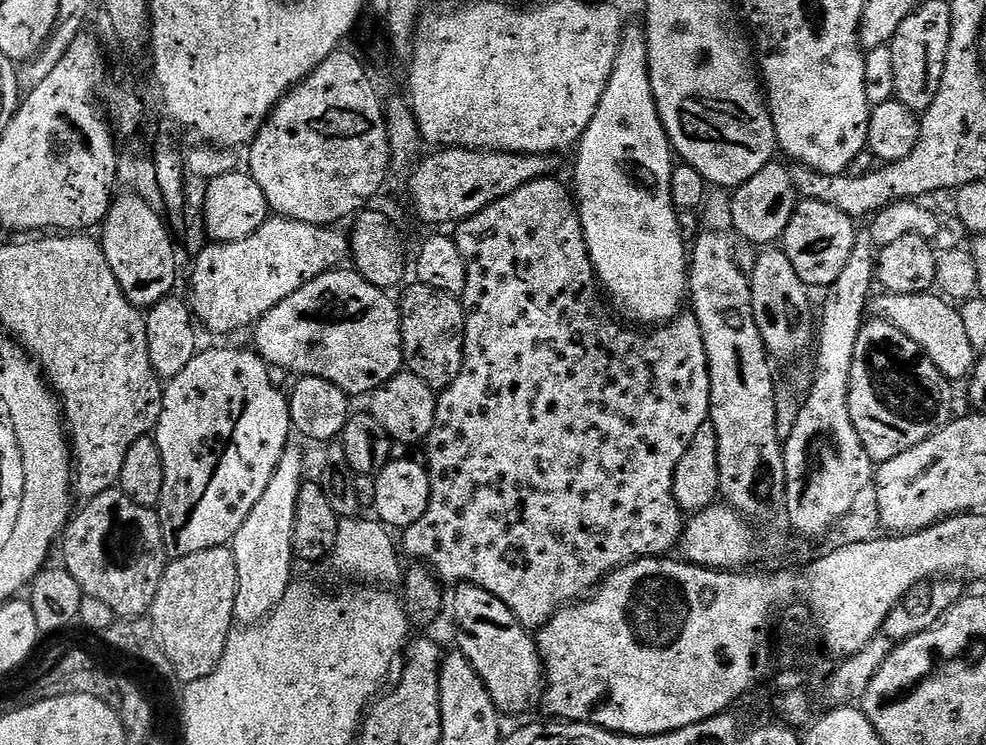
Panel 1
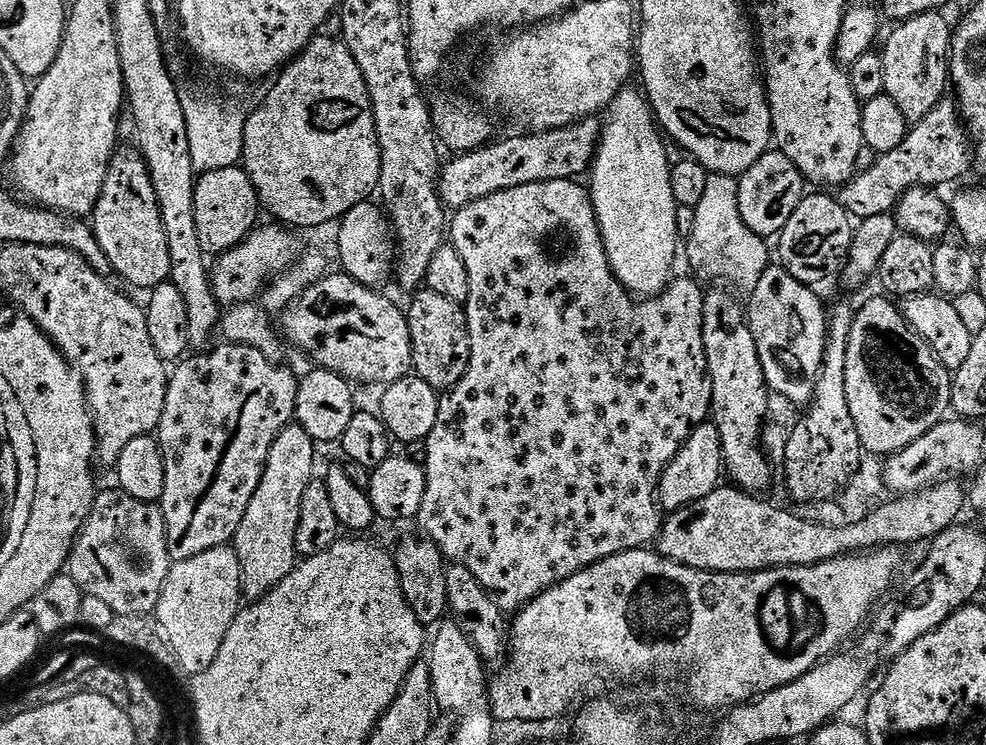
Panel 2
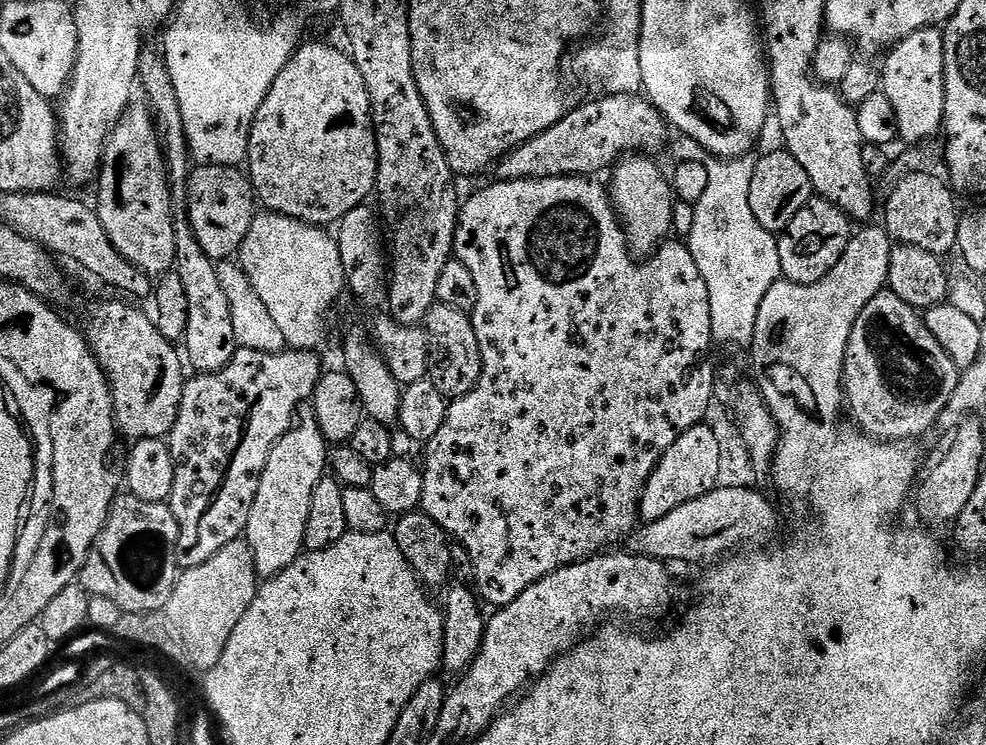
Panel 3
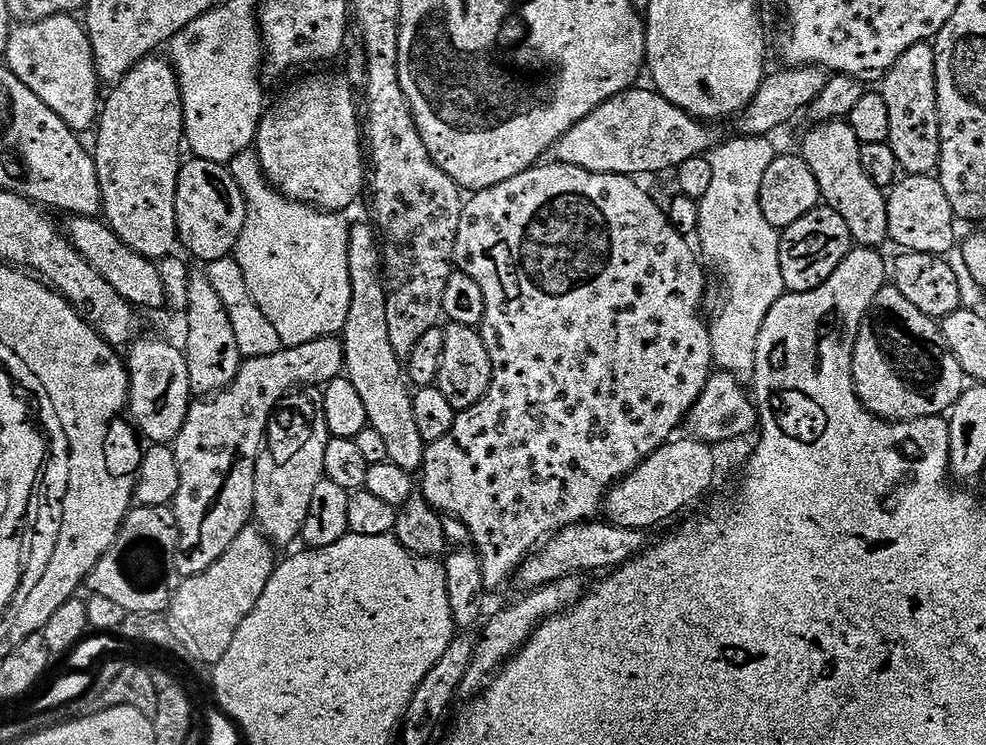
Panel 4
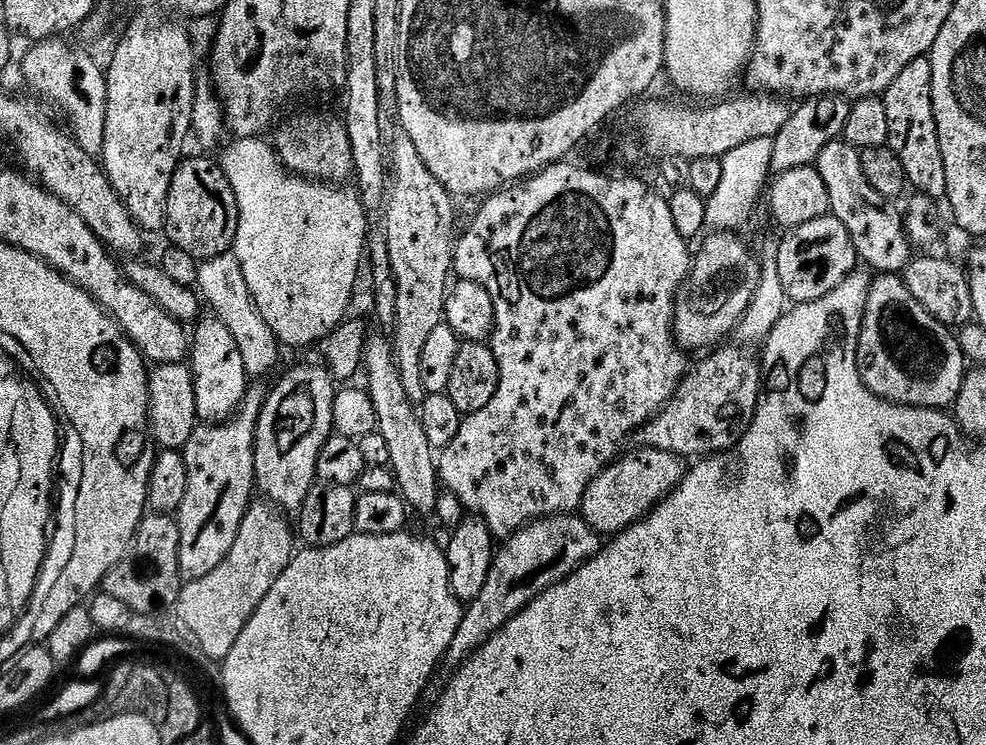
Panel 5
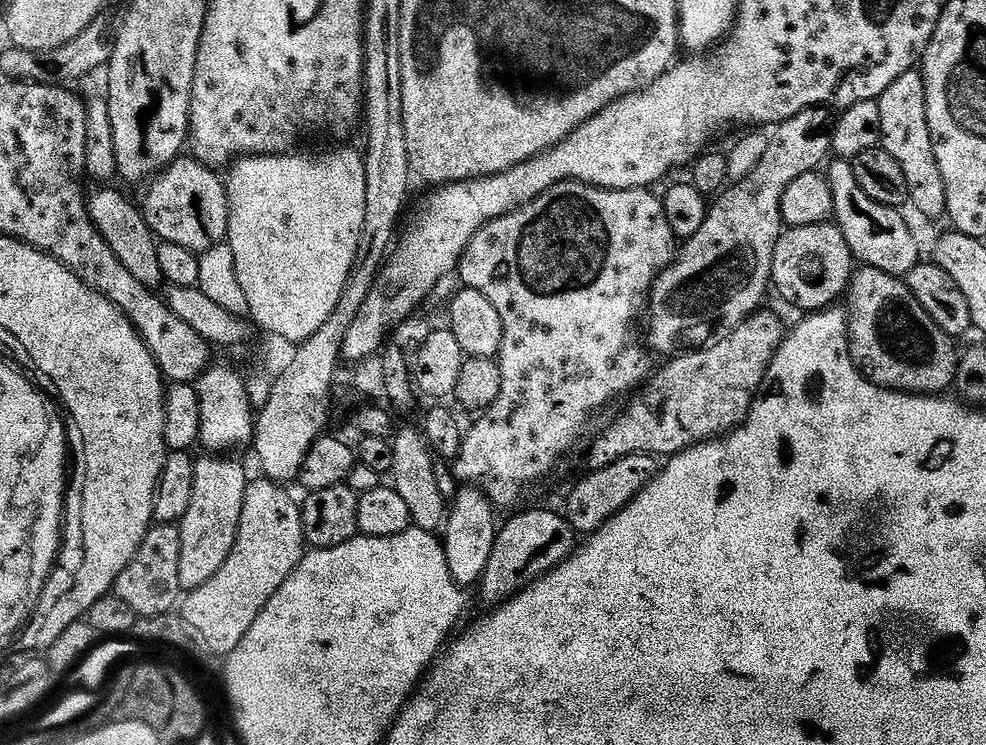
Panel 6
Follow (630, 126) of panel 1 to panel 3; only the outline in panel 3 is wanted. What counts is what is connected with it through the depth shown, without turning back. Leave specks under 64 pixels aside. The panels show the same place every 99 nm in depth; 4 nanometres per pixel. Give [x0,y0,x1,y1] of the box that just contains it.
[611,154,672,258]

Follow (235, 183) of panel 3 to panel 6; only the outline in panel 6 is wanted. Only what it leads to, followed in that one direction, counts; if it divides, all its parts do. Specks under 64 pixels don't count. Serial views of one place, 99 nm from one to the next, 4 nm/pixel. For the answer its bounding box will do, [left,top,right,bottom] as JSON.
[142,154,230,254]

